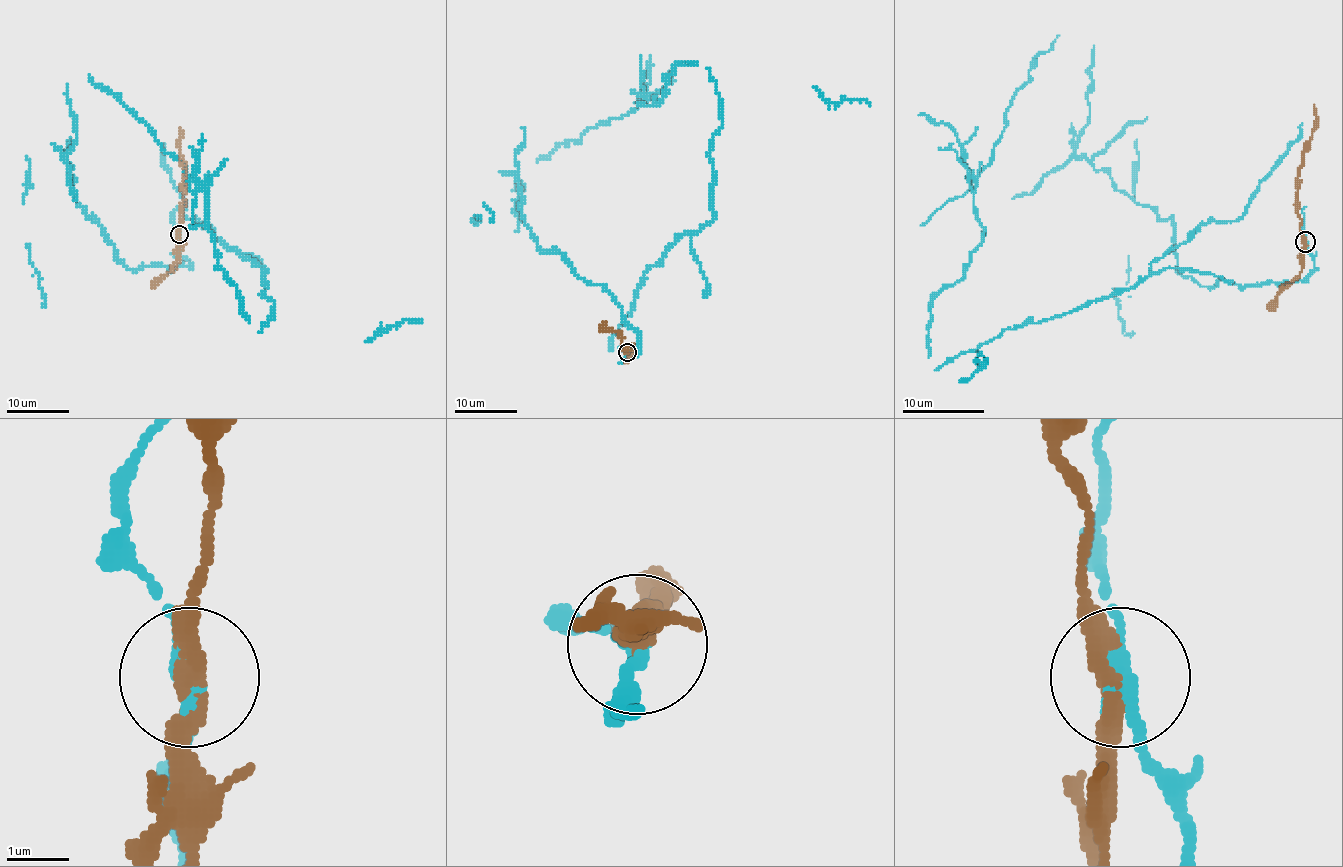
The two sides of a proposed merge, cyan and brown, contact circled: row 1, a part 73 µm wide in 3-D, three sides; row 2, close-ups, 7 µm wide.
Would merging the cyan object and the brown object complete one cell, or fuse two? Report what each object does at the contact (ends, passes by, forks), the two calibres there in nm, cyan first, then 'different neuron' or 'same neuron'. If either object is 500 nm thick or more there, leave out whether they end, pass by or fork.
cyan passes by; brown passes by; calibres 260 and 320 nm; different neuron

